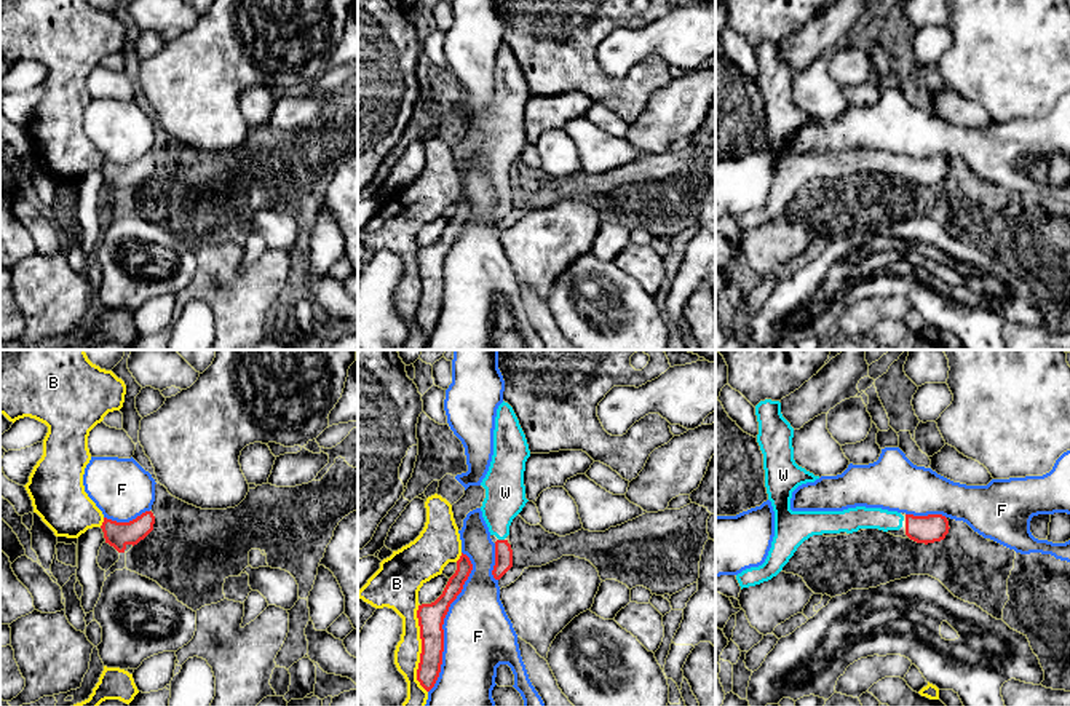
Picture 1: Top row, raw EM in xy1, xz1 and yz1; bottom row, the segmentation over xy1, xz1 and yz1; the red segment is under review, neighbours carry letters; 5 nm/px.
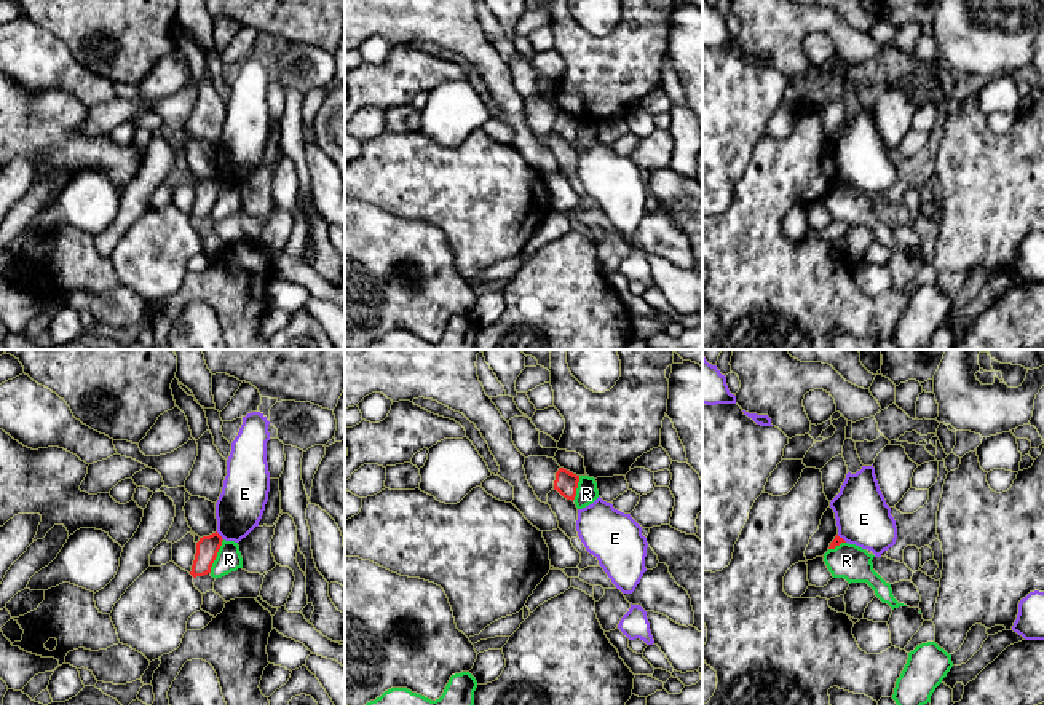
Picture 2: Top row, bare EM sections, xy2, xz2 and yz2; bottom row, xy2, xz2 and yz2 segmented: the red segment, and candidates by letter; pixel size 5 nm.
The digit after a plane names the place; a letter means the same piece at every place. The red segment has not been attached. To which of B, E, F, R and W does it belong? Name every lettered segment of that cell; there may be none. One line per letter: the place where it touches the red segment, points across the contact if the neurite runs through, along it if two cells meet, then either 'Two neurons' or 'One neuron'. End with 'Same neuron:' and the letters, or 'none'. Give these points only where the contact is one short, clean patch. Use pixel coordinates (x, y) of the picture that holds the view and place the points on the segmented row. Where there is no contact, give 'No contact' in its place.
B: Touches red at xz1 (422, 649). Two neurons
E: Touches red at xy2 (221, 537). Boundary: xy2 (216, 532), (222, 540). Two neurons
F: Touches red at xz1 (443, 622). Two neurons
R: Touches red at xy2 (216, 556). Boundary: xy2 (224, 540), (209, 572). Two neurons
W: Touches red at xz1 (502, 540). Path across: xz1 (503, 555), (502, 540), (502, 503), (505, 492). One neuron
Same neuron: W

